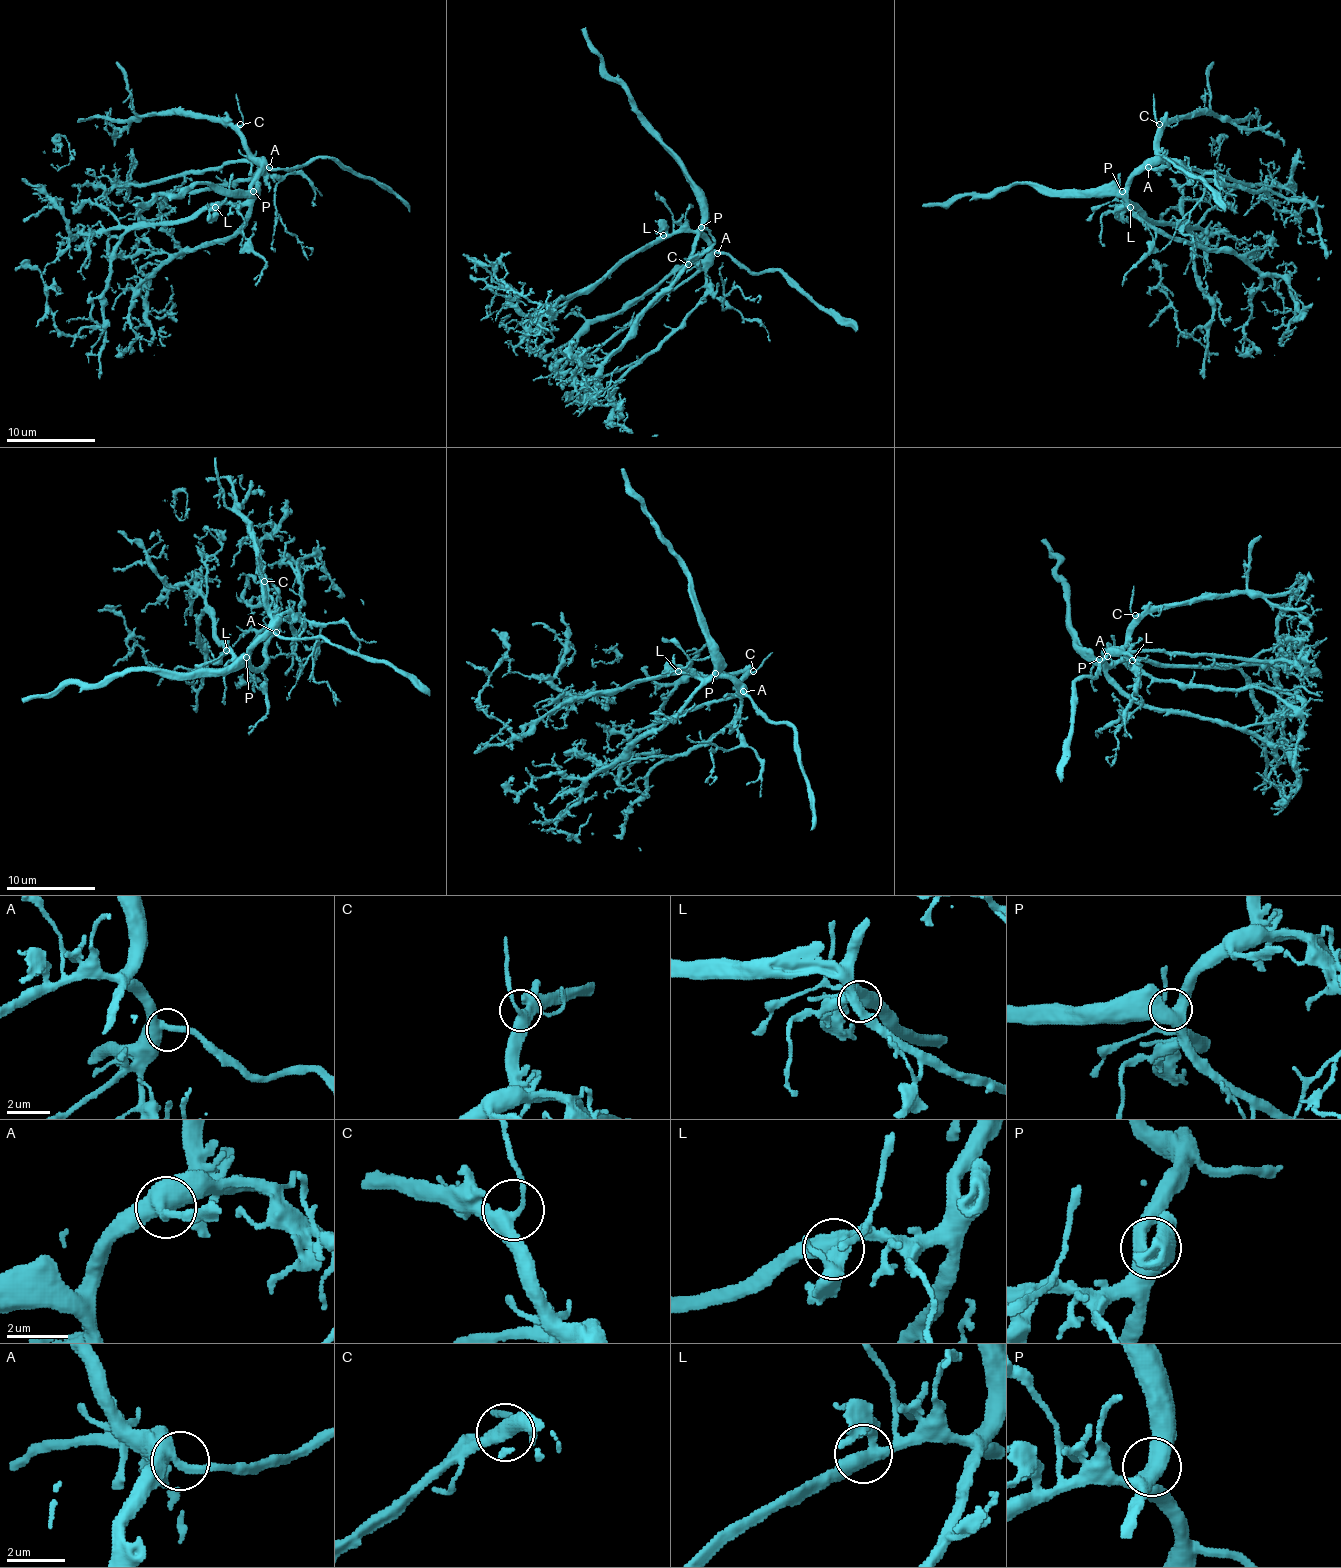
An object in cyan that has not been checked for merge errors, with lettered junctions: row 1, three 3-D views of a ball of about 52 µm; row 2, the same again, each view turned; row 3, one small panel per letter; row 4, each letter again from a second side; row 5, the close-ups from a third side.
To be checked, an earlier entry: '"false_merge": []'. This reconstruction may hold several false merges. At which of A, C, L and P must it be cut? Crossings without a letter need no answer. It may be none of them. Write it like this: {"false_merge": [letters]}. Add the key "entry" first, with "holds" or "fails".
{"entry": "holds", "false_merge": []}

